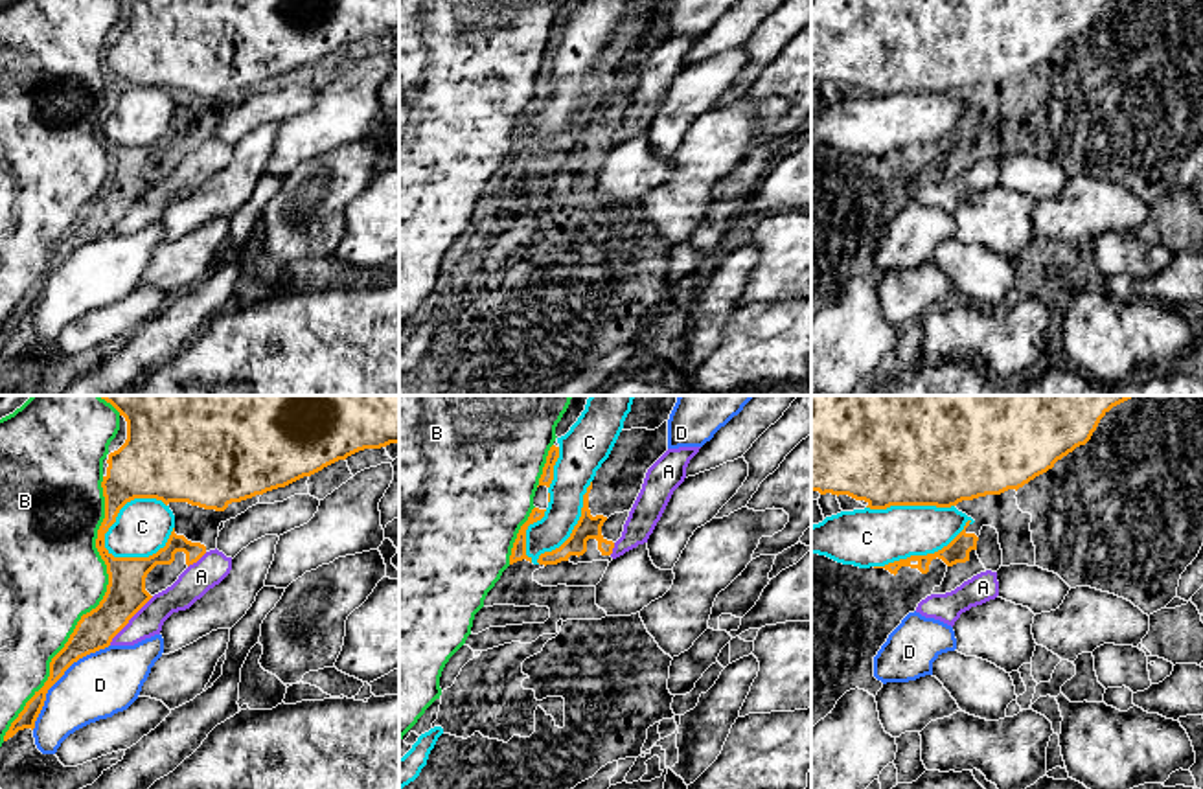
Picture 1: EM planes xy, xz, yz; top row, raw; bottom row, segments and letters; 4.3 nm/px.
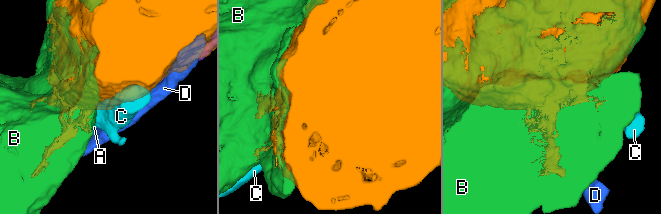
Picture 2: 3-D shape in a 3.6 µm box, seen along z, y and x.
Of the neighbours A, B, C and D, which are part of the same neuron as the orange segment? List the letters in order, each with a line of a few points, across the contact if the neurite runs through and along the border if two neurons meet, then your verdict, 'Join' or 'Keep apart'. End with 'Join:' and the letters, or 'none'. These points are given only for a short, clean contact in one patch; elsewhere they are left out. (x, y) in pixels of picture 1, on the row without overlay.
A: Keep apart
B: Keep apart
C: Keep apart
D: Keep apart
Join: none

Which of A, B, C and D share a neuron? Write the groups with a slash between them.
A / B / C / D

